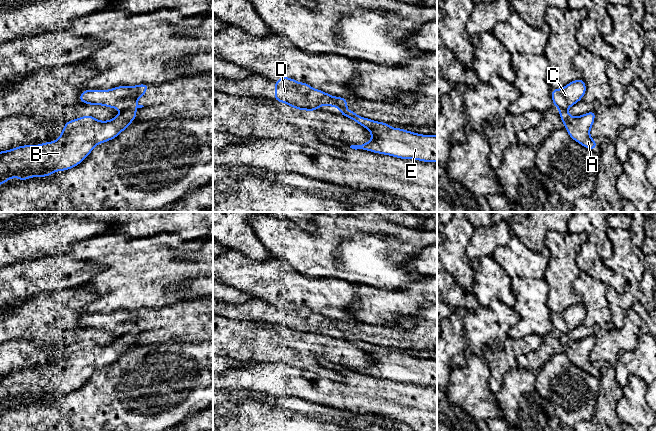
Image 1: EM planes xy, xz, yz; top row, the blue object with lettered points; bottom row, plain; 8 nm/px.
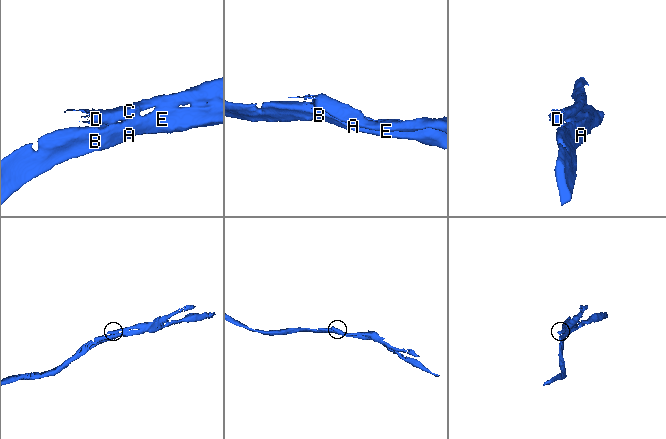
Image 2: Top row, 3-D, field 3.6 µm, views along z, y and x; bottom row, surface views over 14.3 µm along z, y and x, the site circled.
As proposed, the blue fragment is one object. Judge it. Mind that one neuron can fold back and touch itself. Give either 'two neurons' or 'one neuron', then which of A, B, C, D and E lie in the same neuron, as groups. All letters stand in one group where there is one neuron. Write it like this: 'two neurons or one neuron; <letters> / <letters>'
two neurons; A B E / C D

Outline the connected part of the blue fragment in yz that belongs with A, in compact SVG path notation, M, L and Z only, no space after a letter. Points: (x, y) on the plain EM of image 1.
M559 333L560 342L569 360L582 370L594 374L598 369L590 361L590 353L594 348L596 335L573 341L567 334Z

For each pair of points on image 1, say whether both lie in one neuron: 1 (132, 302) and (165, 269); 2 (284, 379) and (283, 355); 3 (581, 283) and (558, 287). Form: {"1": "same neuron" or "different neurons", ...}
{"1": "same neuron", "2": "different neurons", "3": "different neurons"}

